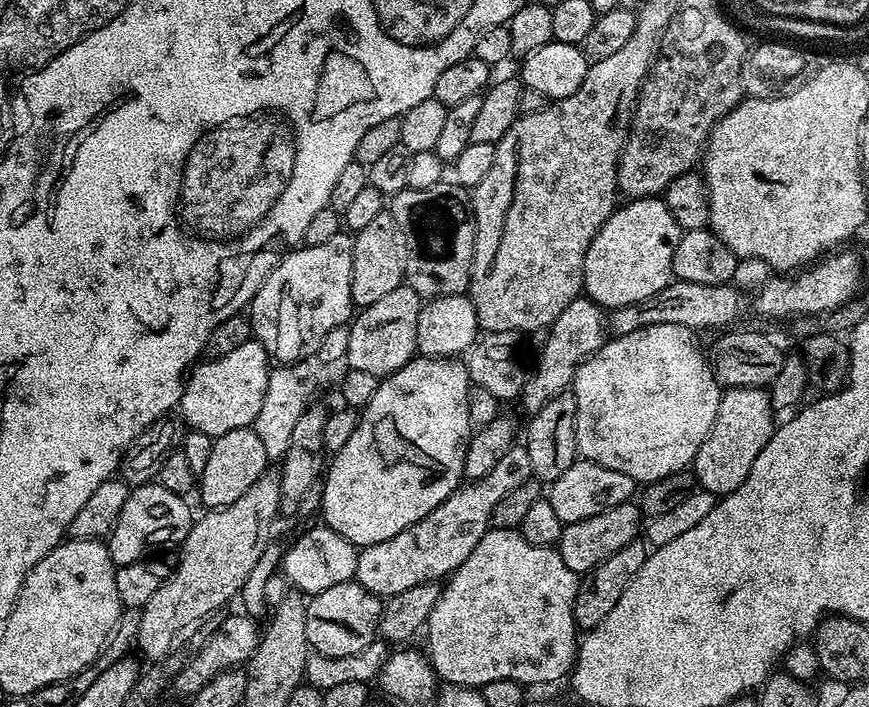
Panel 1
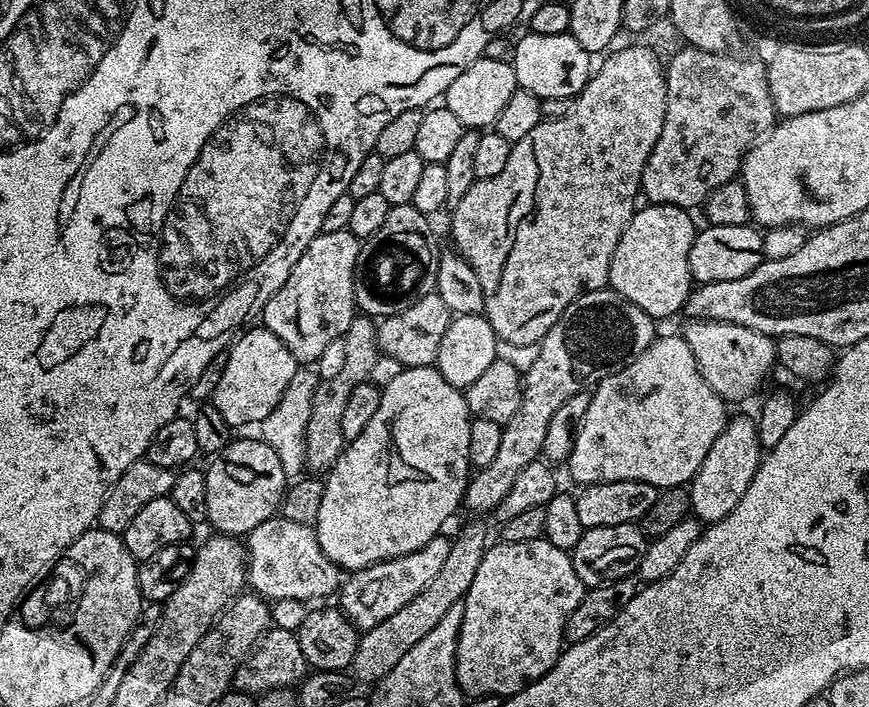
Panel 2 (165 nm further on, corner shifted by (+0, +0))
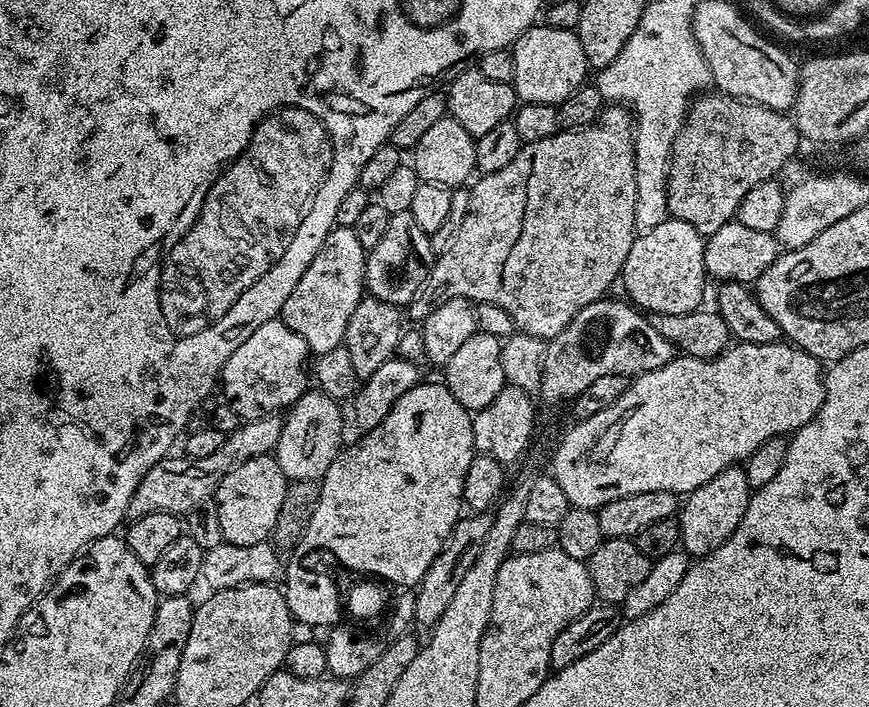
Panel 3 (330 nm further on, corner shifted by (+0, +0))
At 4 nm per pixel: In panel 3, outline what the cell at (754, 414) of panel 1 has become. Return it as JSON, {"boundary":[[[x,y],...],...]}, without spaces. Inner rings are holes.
{"boundary":[[[733,466],[722,470],[722,474],[714,474],[714,478],[698,486],[698,490],[687,493],[678,512],[683,551],[687,552],[689,557],[699,558],[722,546],[722,542],[726,542],[726,538],[734,534],[738,522],[742,522],[742,514],[746,514],[746,506],[753,491],[746,482],[743,467]]]}

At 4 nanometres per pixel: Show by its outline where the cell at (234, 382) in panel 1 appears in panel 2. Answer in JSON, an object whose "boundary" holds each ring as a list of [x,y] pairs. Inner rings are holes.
{"boundary":[[[251,328],[227,349],[229,361],[210,399],[218,414],[222,414],[222,418],[236,430],[243,424],[259,425],[266,414],[278,406],[278,398],[282,398],[286,386],[290,386],[290,378],[294,378],[298,367],[294,354],[286,350],[284,343],[269,328]]]}

